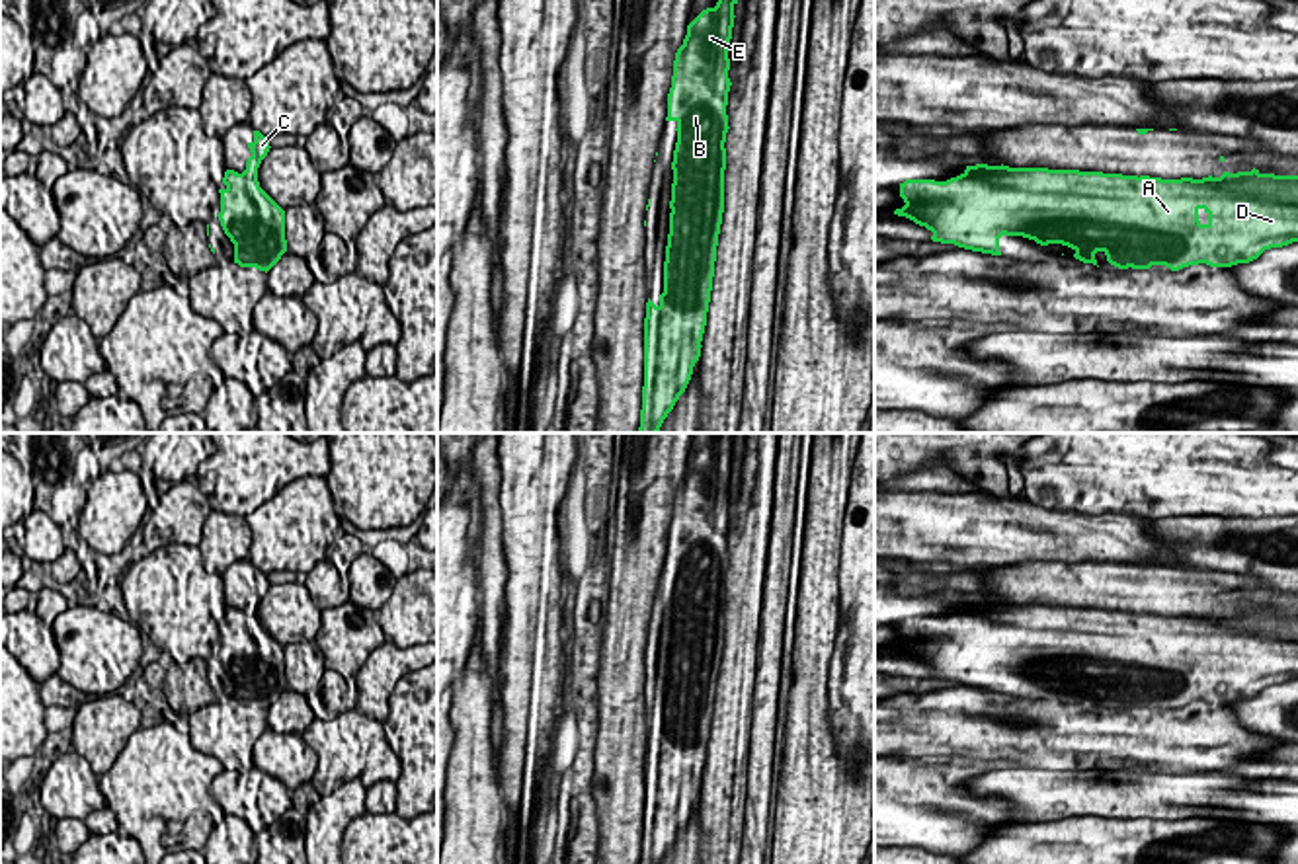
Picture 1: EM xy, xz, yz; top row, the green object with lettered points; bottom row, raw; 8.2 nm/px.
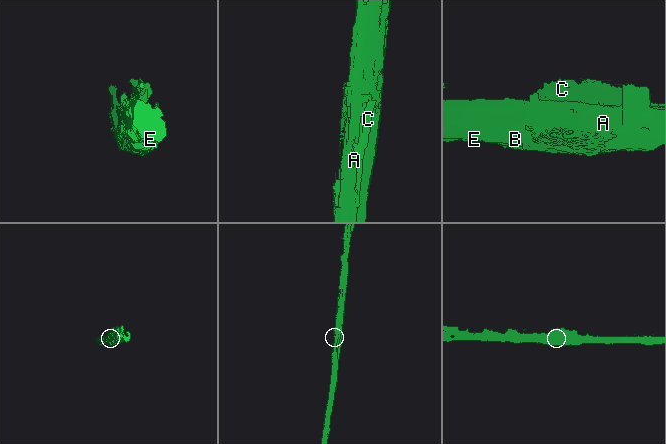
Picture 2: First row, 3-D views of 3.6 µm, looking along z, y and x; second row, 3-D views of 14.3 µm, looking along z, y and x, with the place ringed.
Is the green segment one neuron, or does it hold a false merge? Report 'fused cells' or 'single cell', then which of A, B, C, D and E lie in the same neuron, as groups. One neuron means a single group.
single cell; groups A B C D E

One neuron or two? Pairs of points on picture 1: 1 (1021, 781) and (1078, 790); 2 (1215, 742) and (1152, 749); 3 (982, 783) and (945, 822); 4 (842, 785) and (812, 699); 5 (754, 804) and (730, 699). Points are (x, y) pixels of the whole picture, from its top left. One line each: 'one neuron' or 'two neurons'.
1: one neuron
2: one neuron
3: two neurons
4: one neuron
5: two neurons

